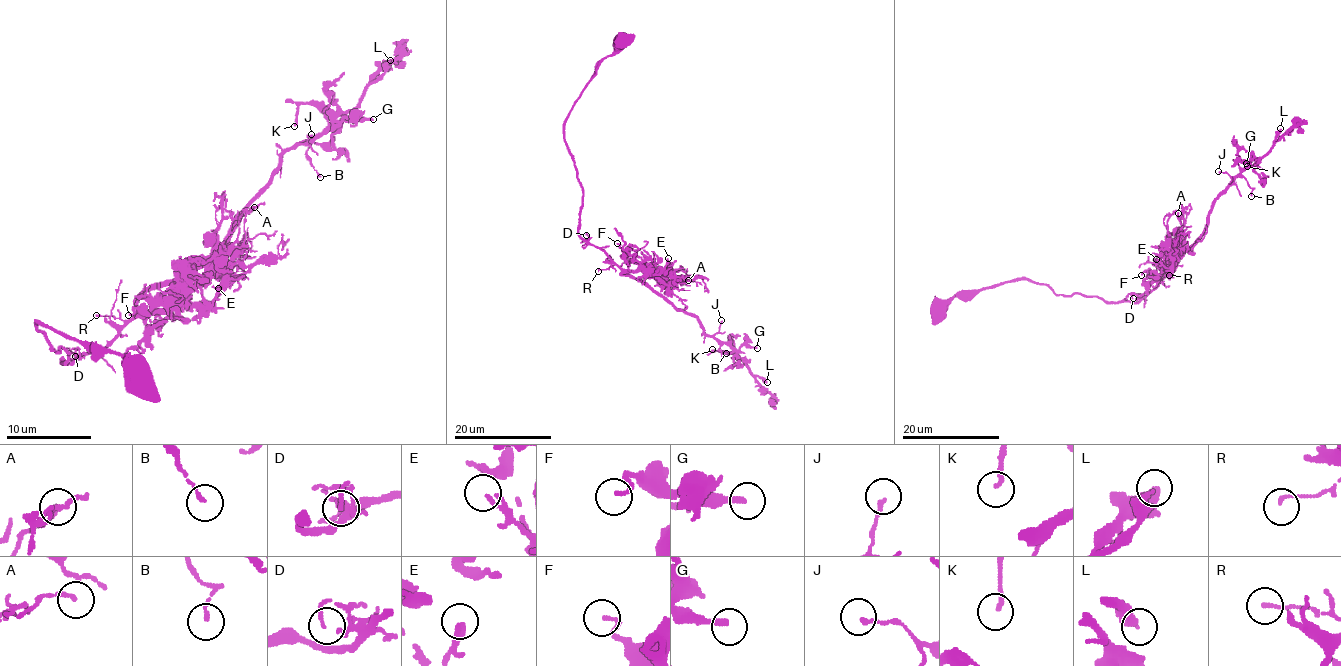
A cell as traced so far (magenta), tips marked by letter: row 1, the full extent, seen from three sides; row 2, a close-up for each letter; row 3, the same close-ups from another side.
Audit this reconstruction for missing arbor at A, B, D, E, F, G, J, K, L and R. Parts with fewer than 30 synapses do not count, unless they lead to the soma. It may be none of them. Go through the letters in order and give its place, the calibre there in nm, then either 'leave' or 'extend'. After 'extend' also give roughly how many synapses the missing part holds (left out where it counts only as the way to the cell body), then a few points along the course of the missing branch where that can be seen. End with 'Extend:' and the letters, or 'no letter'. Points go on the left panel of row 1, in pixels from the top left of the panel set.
A: place (254, 207); calibre 100 nm; leave
B: place (320, 177); calibre 140 nm; leave
D: place (75, 356); calibre 120 nm; leave
E: place (218, 288); calibre 190 nm; leave
F: place (128, 315); calibre 170 nm; leave
G: place (373, 119); calibre 200 nm; leave
J: place (311, 134); calibre 160 nm; leave
K: place (294, 126); calibre 160 nm; leave
L: place (390, 60); calibre 280 nm; extend; 30 synapses; course (390, 60), (405, 60), (418, 51), (437, 66)
R: place (96, 315); calibre 140 nm; leave
Extend: L

